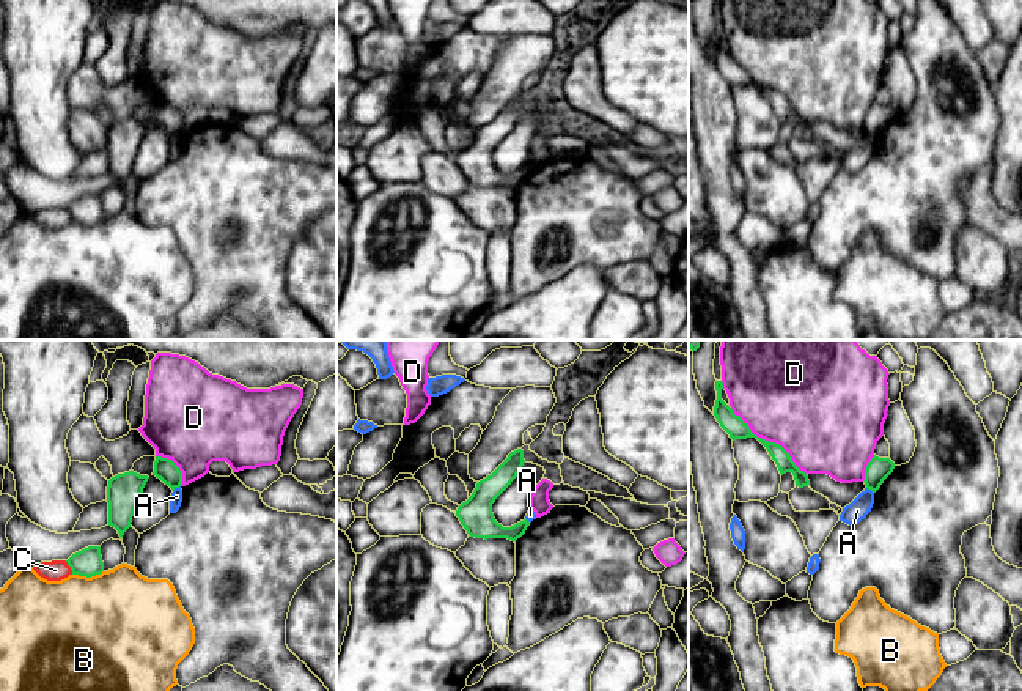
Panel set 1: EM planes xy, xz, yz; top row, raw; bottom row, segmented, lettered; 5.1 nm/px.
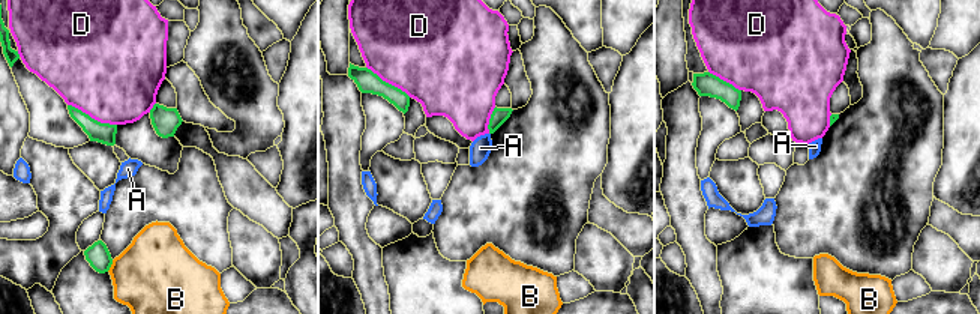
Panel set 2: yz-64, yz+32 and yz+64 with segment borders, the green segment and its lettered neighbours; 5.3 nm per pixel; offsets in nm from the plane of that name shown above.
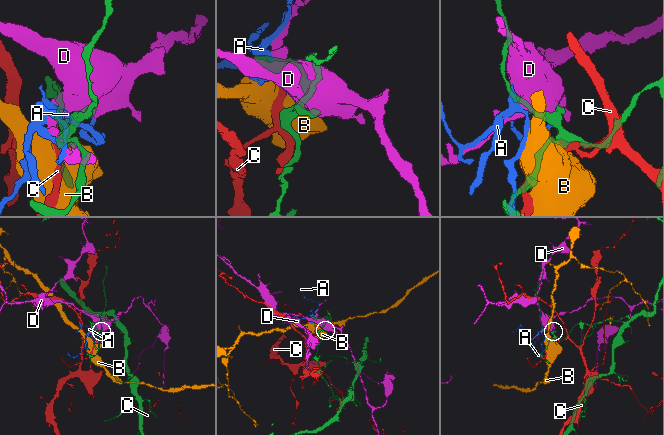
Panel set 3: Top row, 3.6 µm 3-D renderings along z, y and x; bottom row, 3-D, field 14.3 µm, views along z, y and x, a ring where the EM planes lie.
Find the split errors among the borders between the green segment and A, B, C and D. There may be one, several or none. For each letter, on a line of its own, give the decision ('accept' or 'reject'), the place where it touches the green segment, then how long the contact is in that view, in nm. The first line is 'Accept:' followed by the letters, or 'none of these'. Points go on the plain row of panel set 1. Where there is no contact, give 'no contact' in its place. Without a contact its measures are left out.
Accept: none of these
A: reject; contact xy (176, 134); length 50 nm
B: reject; contact xy (87, 224); length 160 nm
C: reject; contact xy (69, 213); length 80 nm
D: reject; contact yz (768, 88); length 500 nm

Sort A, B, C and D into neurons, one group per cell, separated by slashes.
A / B / C / D

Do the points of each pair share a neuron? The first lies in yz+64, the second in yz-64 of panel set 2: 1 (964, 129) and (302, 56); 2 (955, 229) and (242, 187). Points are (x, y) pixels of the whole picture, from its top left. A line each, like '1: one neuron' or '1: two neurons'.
1: one neuron
2: one neuron

